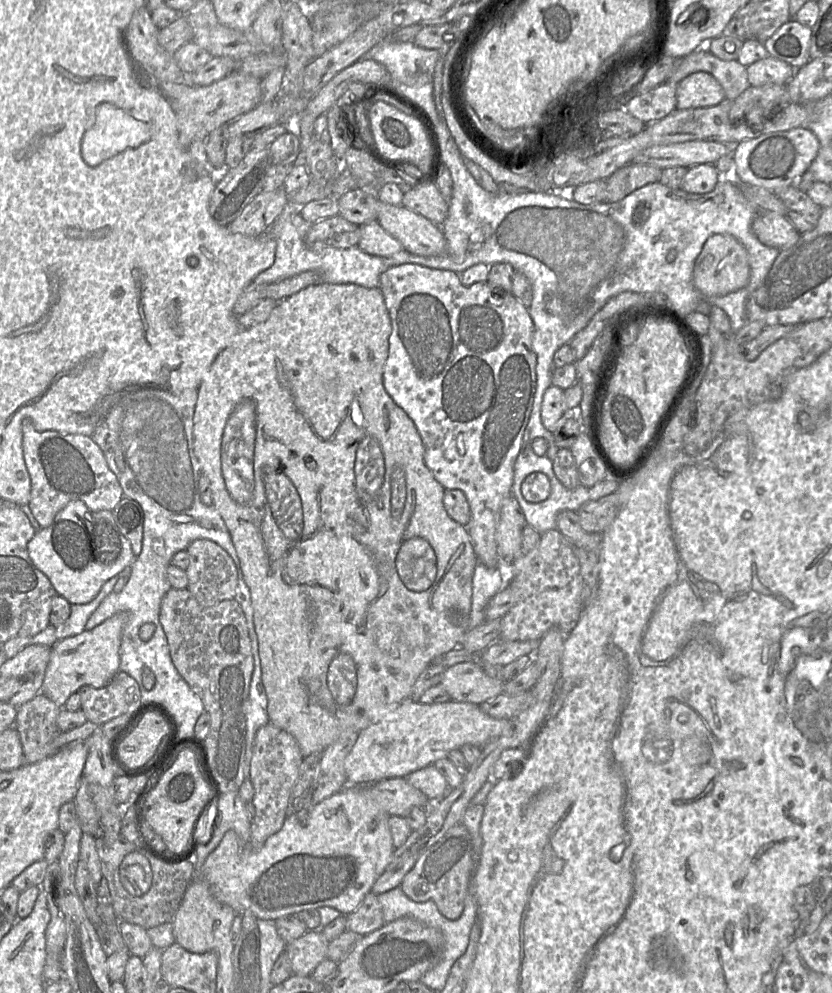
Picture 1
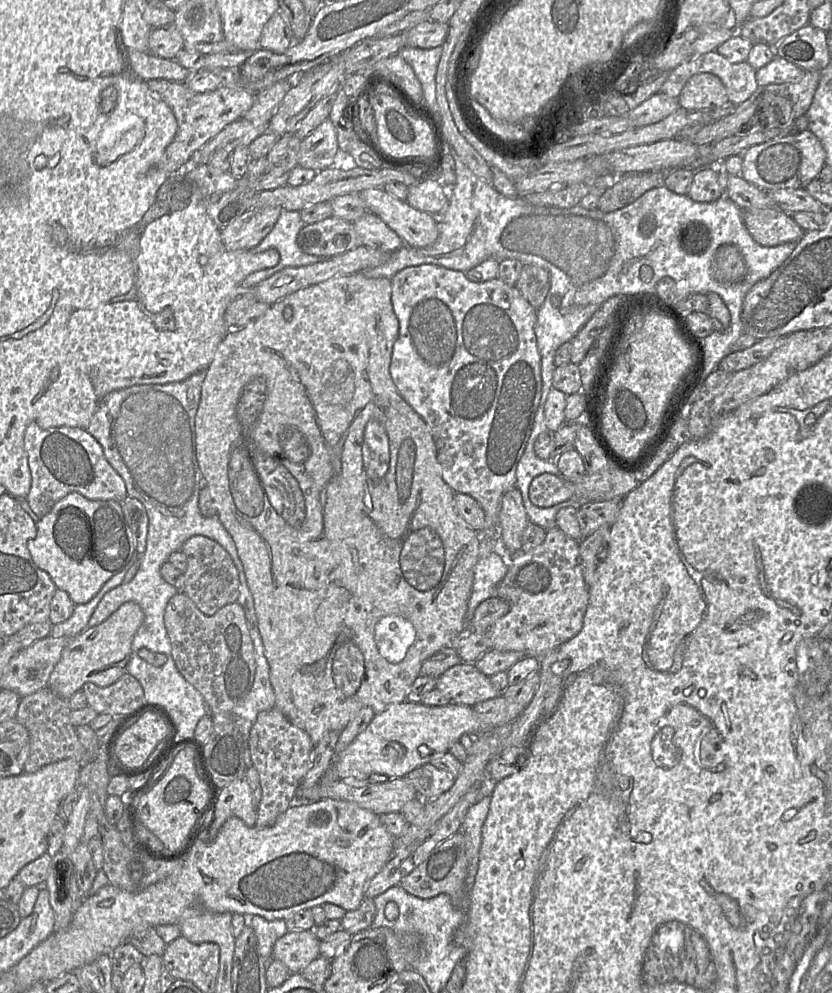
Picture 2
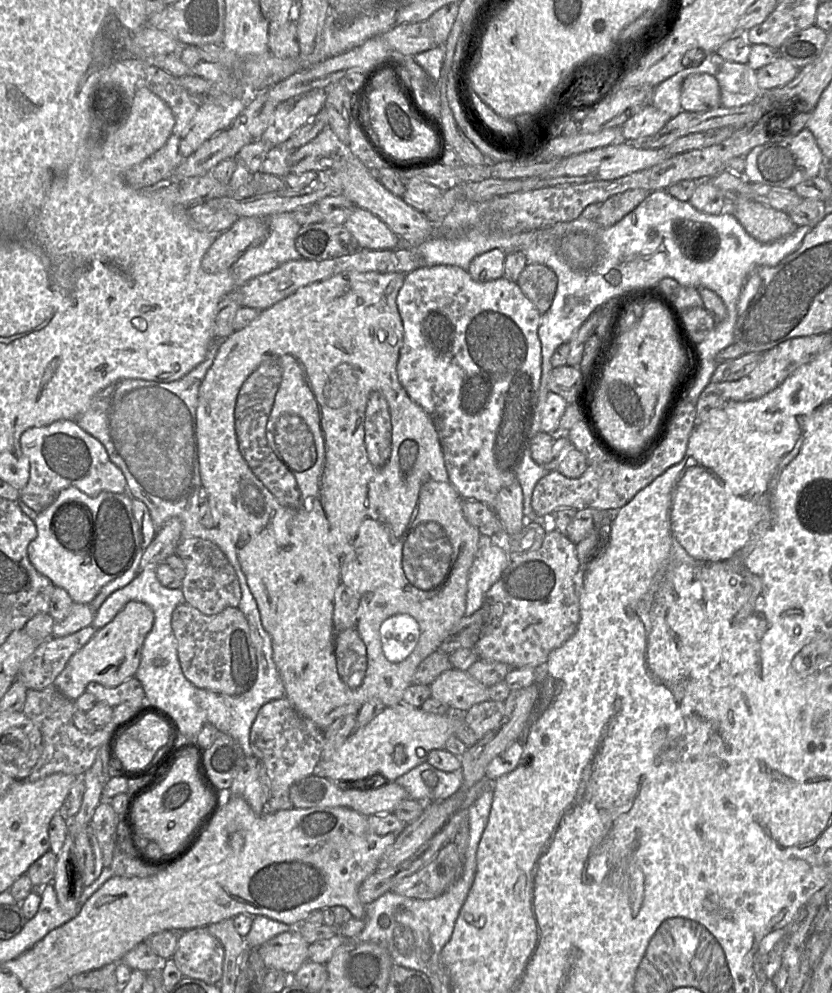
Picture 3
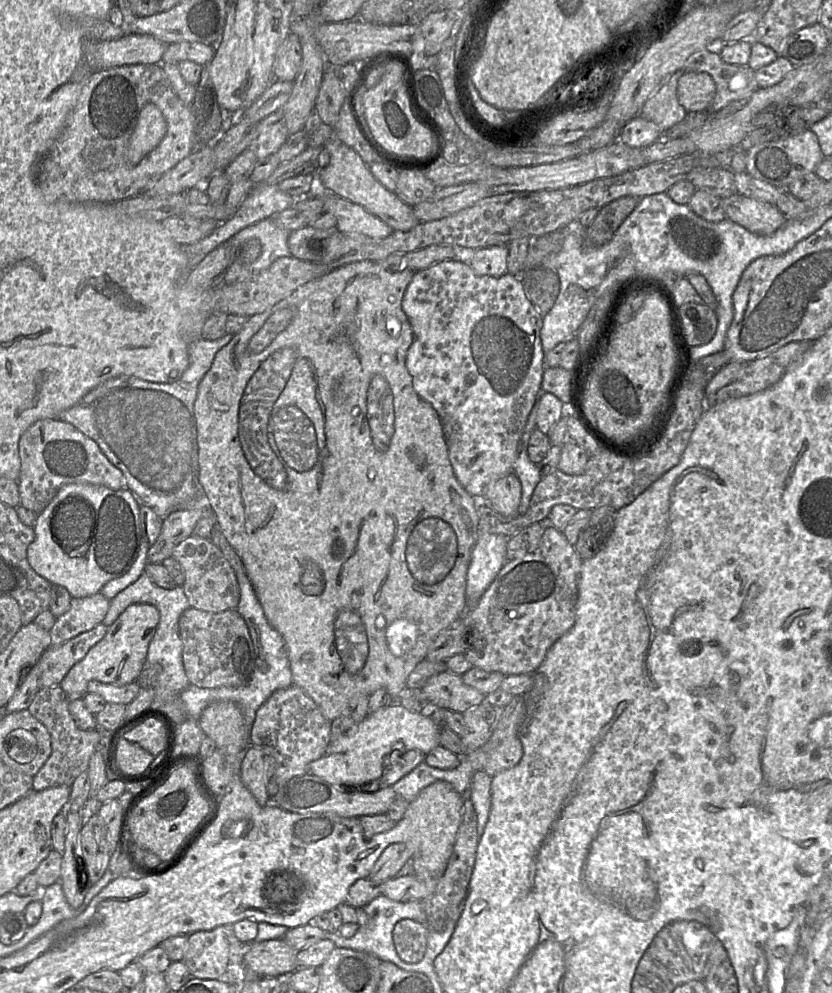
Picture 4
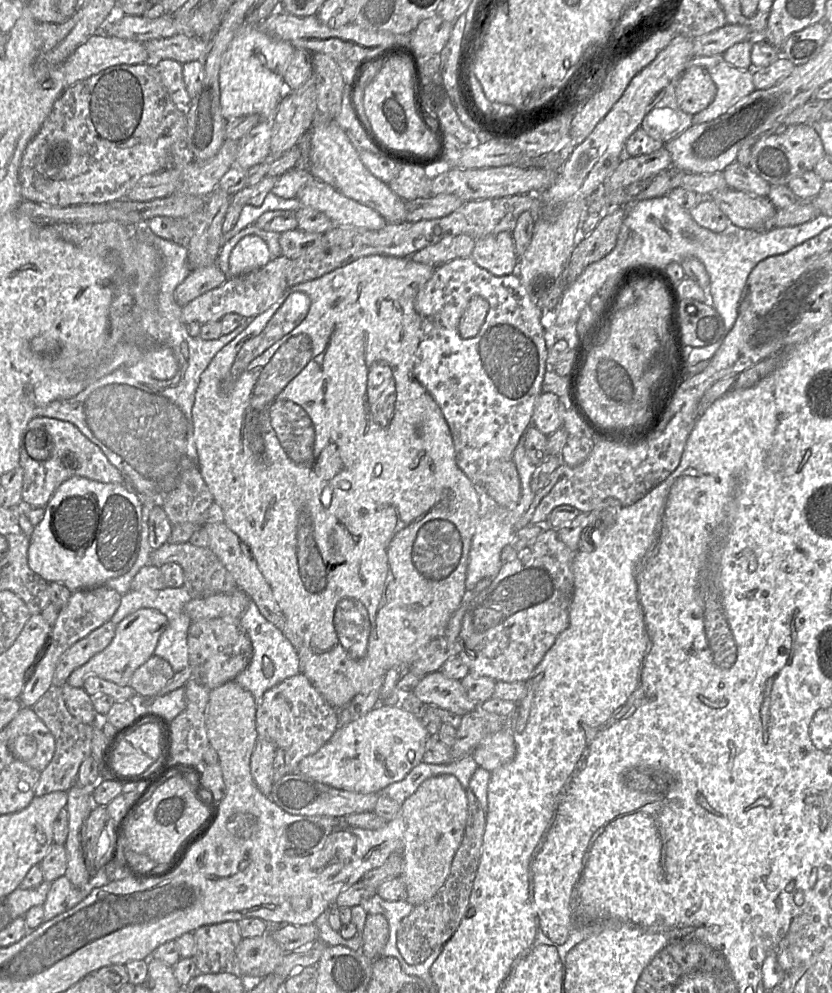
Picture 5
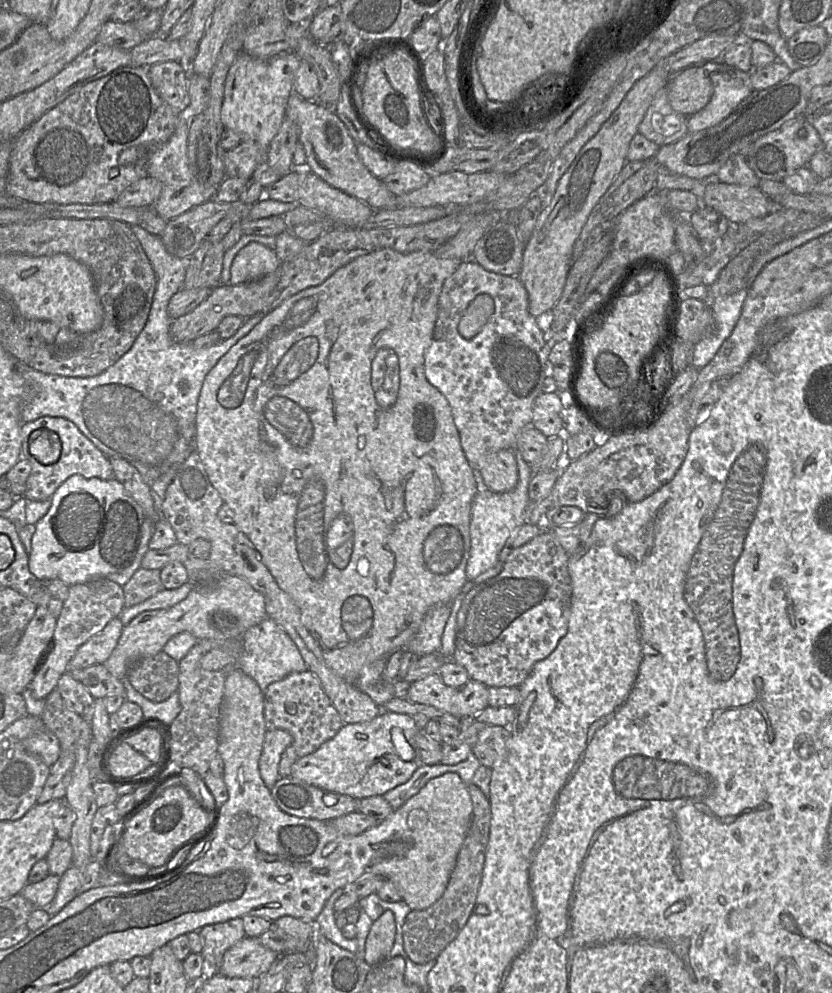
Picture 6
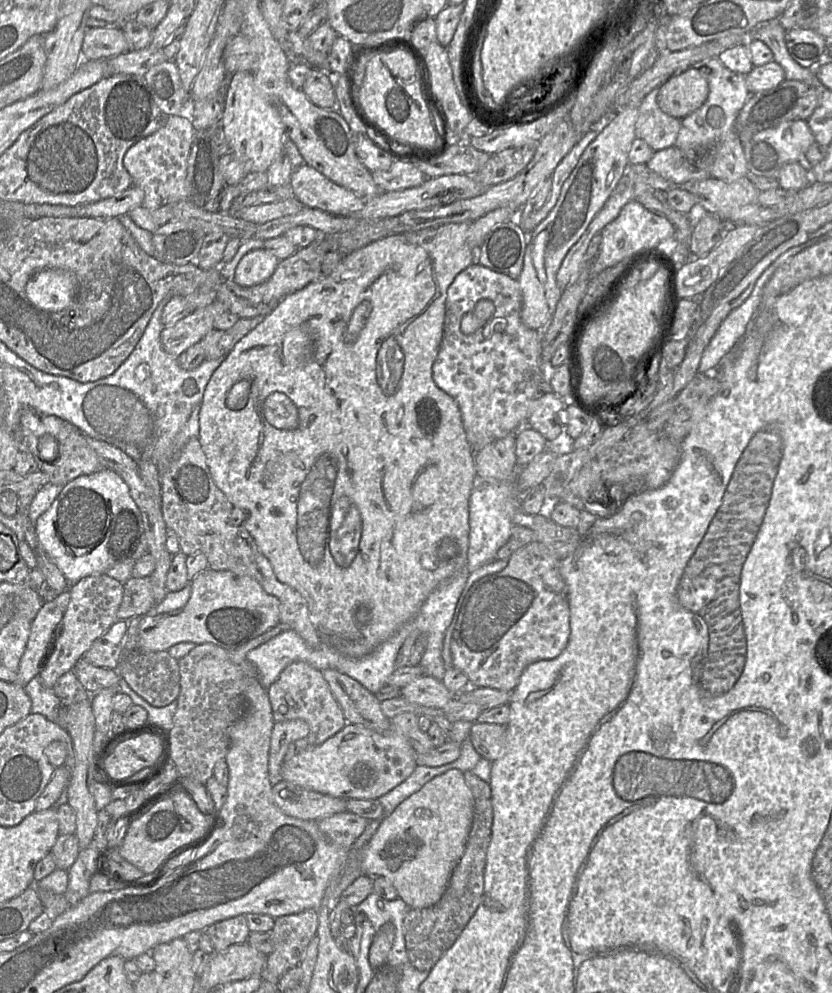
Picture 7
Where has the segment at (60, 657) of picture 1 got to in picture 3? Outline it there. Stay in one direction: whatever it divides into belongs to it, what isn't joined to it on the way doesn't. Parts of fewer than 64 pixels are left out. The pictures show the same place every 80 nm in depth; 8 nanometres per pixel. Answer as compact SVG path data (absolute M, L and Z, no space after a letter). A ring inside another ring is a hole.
M130 601L104 627L71 656L65 668L56 677L53 686L72 701L77 700L90 682L114 688L135 677L141 661L143 643L152 629L154 613L145 603Z

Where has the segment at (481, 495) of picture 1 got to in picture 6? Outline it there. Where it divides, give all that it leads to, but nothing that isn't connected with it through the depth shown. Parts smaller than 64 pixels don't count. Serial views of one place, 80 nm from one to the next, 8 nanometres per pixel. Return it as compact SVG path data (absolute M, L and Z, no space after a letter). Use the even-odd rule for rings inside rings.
M466 259L444 281L438 298L432 341L424 353L424 372L428 382L446 398L464 455L478 474L487 455L514 449L519 433L531 423L534 400L542 393L544 378L551 376L552 365L548 362L551 346L539 329L536 318L528 311L527 292L518 277L490 272L474 260ZM479 294L487 294L493 299L494 312L477 335L464 339L458 332L458 324L469 303Z

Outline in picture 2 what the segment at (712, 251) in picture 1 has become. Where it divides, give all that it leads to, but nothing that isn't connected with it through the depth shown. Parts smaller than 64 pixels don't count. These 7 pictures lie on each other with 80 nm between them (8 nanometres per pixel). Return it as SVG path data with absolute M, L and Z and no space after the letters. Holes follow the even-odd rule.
M734 245L718 248L713 262L713 277L722 284L736 284L746 275L744 259Z

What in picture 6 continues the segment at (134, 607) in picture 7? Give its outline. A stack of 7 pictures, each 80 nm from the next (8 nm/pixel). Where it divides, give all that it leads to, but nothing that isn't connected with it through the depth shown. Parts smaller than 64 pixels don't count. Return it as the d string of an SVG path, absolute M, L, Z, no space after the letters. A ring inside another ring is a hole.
M139 568L123 586L124 608L139 604L162 589L159 570Z

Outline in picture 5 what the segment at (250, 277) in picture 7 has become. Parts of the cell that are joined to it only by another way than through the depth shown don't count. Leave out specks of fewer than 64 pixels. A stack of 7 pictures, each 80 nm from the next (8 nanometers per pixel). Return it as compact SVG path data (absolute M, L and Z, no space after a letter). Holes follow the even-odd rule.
M259 236L243 238L232 250L229 277L237 277L265 266L272 257L265 241Z

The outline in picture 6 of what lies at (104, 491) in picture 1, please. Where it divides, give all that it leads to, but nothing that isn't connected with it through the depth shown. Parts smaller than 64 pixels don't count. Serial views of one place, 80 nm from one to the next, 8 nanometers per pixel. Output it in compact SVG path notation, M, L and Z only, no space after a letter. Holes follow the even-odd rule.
M43 416L33 421L25 422L21 427L21 458L31 465L31 472L26 481L24 497L33 501L51 499L58 487L73 475L85 478L99 478L102 480L115 479L111 463L104 455L70 420L63 417ZM50 430L55 432L61 441L61 454L57 462L42 464L29 451L29 438L34 431Z

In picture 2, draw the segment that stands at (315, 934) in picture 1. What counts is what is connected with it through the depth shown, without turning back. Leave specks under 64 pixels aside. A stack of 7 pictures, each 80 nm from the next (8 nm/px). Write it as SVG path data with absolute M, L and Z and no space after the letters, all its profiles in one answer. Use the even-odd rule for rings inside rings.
M313 930L287 932L275 942L272 959L284 963L291 974L300 973L319 957L320 942Z

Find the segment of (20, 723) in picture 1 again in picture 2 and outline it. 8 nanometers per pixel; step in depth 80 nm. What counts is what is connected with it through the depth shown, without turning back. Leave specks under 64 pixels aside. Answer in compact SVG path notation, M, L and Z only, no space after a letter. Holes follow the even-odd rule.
M49 687L21 698L16 719L25 726L30 737L30 753L24 767L25 773L34 773L48 764L68 758L76 760L81 767L91 762L89 753L78 738L76 727L71 723L71 712L69 700L60 697Z

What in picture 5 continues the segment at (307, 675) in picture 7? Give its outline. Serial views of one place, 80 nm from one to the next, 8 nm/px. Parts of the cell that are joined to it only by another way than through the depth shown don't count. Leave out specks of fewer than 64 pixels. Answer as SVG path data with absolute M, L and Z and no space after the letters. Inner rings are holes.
M302 673L289 677L267 690L256 711L256 730L258 738L273 743L277 750L284 752L287 773L297 772L300 761L317 752L339 727L338 711L331 707L309 679Z

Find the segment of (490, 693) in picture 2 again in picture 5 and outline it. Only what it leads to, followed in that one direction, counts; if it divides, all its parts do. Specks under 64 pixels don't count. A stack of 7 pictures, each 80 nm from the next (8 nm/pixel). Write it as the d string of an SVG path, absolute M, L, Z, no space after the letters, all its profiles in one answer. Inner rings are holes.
M441 671L423 676L412 693L429 707L448 710L462 717L480 706L468 698L461 681L450 679Z

